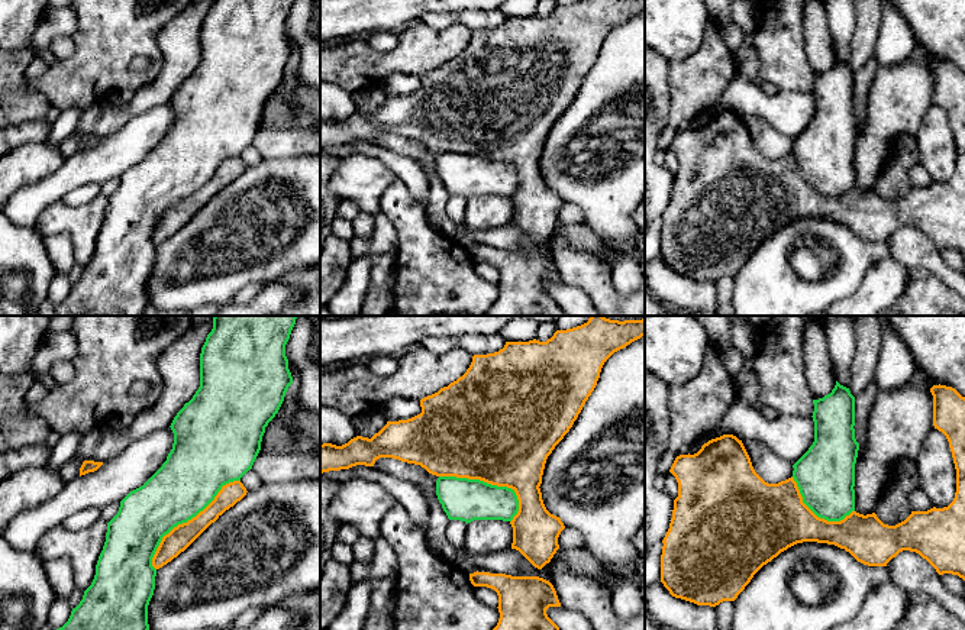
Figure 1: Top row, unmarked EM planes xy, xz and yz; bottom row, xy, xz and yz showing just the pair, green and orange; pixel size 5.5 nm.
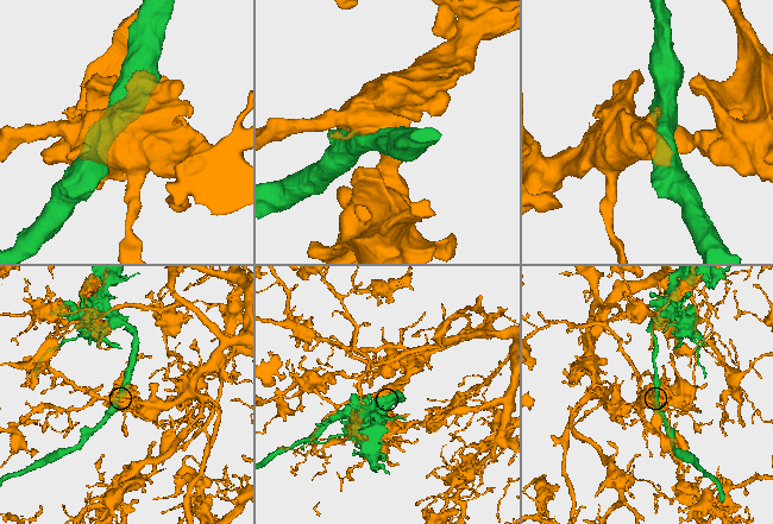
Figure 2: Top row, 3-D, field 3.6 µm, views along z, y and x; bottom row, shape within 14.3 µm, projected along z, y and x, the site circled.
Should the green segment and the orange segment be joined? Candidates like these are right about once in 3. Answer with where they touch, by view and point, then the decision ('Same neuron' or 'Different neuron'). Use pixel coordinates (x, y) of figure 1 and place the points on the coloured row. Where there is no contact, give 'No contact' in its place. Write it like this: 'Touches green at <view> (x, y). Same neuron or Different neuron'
Touches green at xy (186, 522). Different neuron

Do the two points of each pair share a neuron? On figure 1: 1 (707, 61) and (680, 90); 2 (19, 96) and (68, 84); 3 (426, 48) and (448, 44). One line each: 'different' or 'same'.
1: same
2: different
3: same

